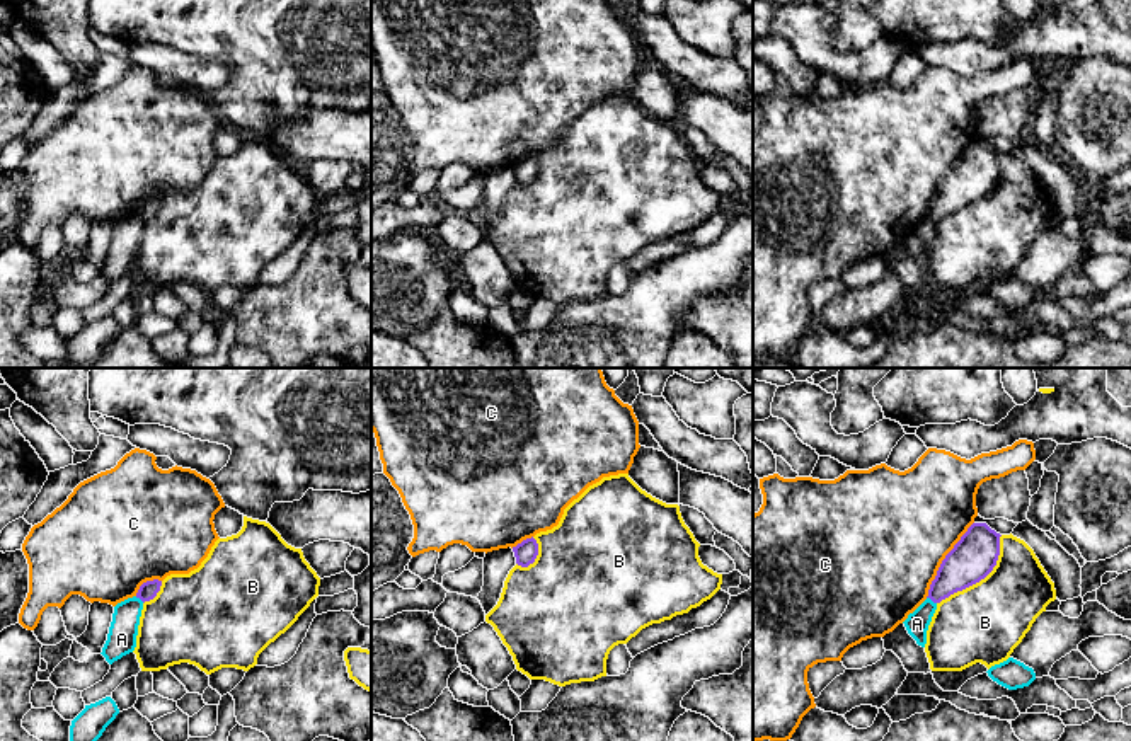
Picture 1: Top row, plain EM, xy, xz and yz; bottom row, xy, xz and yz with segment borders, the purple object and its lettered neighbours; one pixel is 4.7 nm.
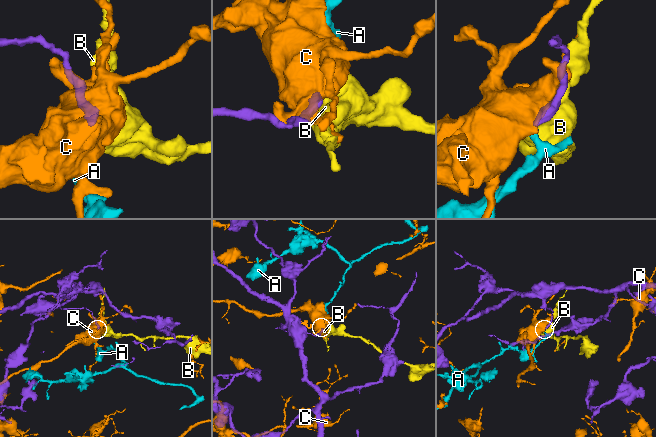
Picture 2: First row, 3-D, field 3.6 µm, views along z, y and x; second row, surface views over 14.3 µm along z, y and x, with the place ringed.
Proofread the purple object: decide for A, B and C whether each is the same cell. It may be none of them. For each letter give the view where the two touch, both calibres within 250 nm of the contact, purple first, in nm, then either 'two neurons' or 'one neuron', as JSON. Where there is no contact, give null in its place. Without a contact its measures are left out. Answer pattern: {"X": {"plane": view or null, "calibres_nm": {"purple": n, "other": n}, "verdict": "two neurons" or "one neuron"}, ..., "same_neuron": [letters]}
{"A": {"plane": "yz", "calibres_nm": {"purple": 200, "other": 110}, "verdict": "two neurons"}, "B": {"plane": "yz", "calibres_nm": {"purple": 220, "other": 380}, "verdict": "two neurons"}, "C": {"plane": "yz", "calibres_nm": {"purple": 220, "other": 500}, "verdict": "two neurons"}, "same_neuron": []}

